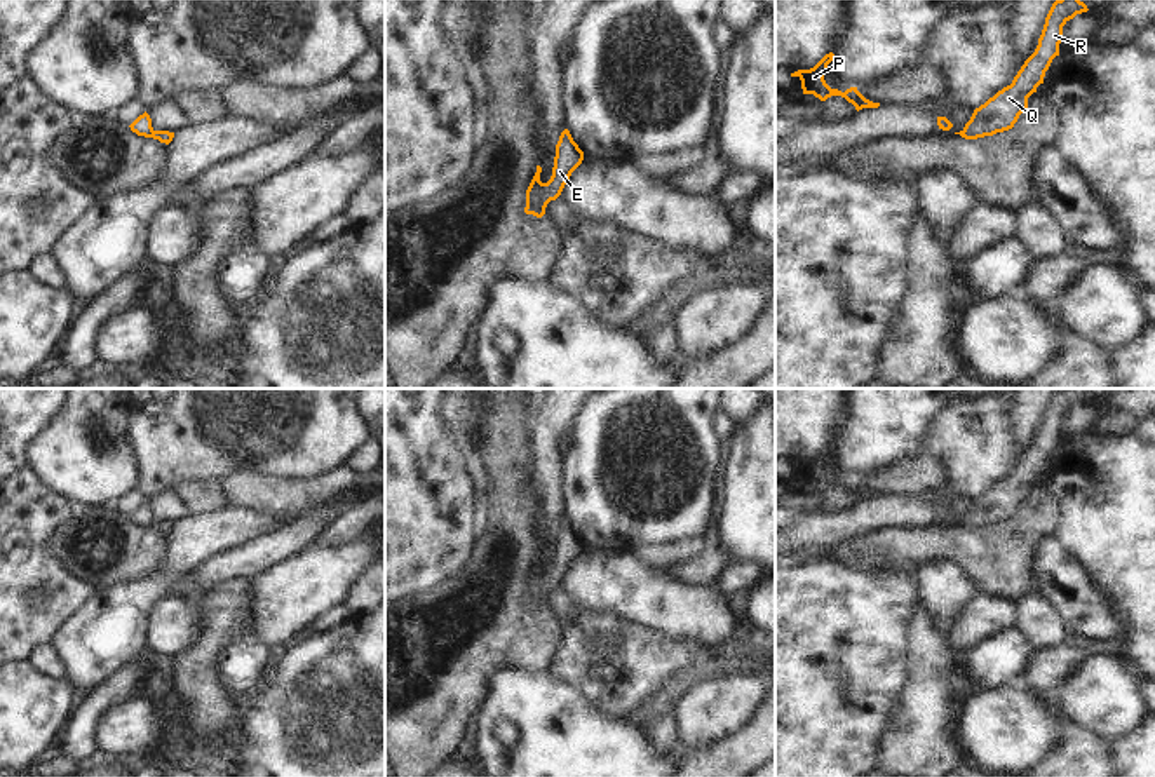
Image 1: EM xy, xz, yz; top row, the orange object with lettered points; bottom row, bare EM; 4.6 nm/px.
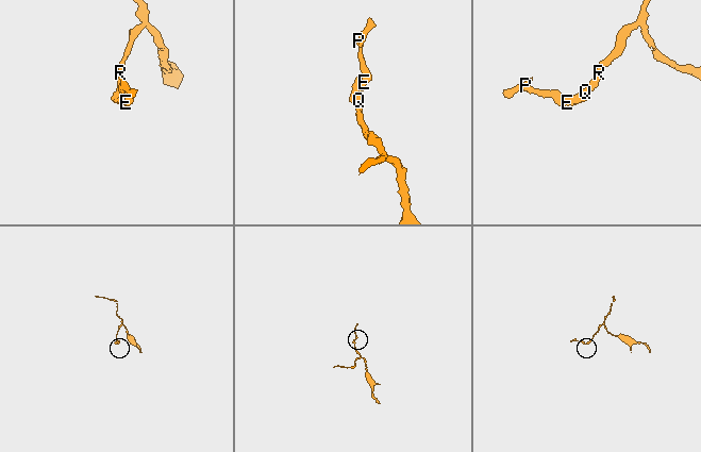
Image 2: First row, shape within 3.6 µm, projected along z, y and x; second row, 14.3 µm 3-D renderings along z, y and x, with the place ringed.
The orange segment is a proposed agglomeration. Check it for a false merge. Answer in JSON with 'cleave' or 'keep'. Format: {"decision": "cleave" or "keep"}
{"decision": "keep"}

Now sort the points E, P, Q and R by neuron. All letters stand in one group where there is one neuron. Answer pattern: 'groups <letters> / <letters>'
groups E P Q R

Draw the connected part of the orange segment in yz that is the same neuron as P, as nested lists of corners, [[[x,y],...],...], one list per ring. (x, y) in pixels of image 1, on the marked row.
[[[829,52],[826,54],[814,68],[810,70],[798,70],[794,73],[791,73],[791,77],[798,77],[801,80],[801,89],[803,94],[814,94],[815,98],[819,98],[821,101],[826,101],[831,96],[841,96],[845,98],[848,103],[852,103],[855,106],[855,110],[862,110],[862,108],[878,108],[880,103],[873,103],[869,99],[866,99],[857,87],[850,87],[845,92],[838,91],[838,89],[831,89],[826,80],[824,75],[827,71],[827,64],[831,61],[834,61],[834,54]]]

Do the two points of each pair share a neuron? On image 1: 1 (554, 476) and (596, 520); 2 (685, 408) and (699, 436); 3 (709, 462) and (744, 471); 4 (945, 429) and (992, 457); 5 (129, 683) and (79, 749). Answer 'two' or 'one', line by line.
1: two
2: one
3: two
4: one
5: one

